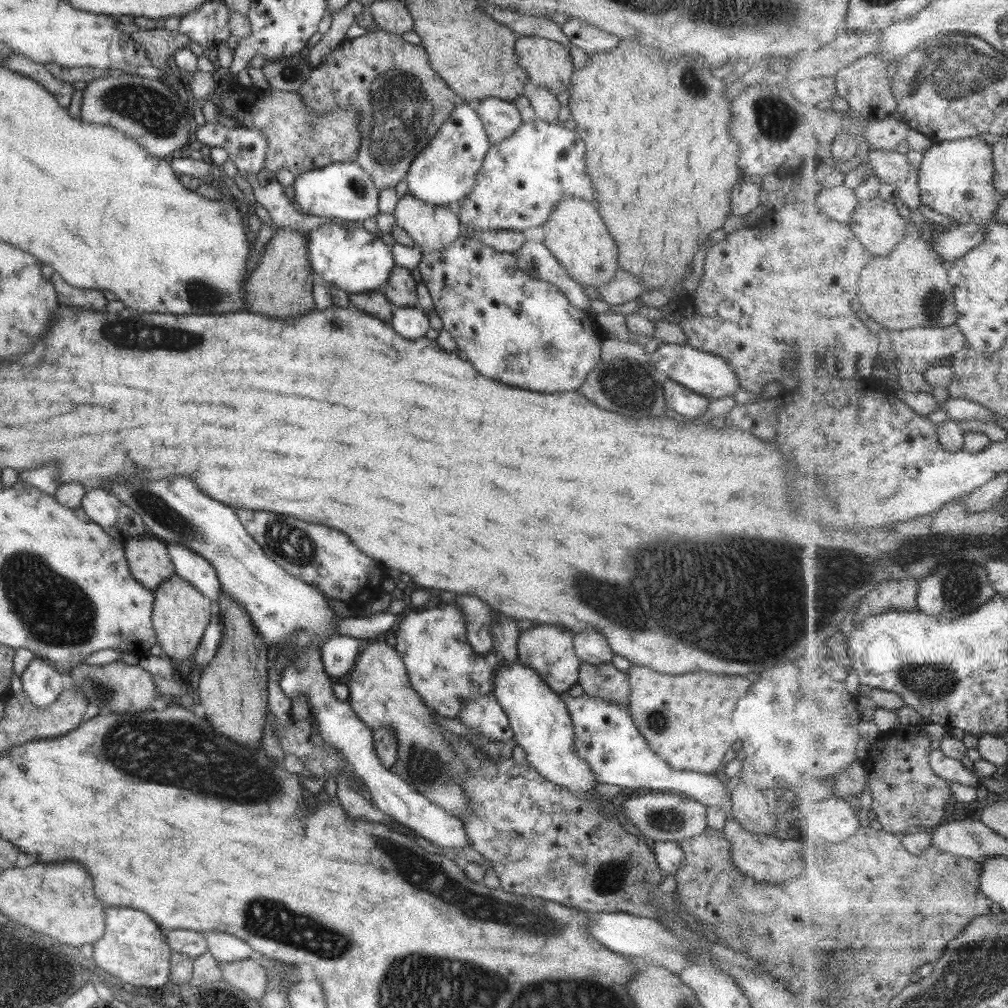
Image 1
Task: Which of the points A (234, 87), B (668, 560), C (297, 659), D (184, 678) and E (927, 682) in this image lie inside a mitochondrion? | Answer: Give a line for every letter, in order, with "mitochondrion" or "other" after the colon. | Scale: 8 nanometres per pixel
A: other
B: mitochondrion
C: mitochondrion
D: other
E: mitochondrion

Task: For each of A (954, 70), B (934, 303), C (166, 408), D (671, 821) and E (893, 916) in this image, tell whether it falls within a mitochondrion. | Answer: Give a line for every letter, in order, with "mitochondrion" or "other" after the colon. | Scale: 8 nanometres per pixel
A: mitochondrion
B: mitochondrion
C: other
D: mitochondrion
E: other

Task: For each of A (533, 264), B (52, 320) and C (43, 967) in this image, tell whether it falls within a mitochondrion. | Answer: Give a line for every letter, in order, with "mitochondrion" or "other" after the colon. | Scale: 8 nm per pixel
A: mitochondrion
B: other
C: mitochondrion

